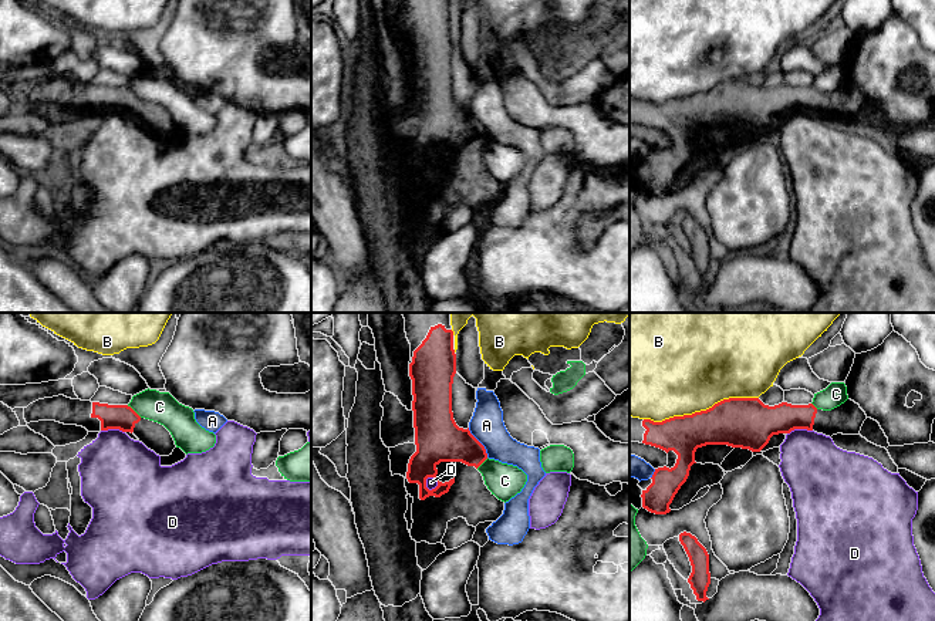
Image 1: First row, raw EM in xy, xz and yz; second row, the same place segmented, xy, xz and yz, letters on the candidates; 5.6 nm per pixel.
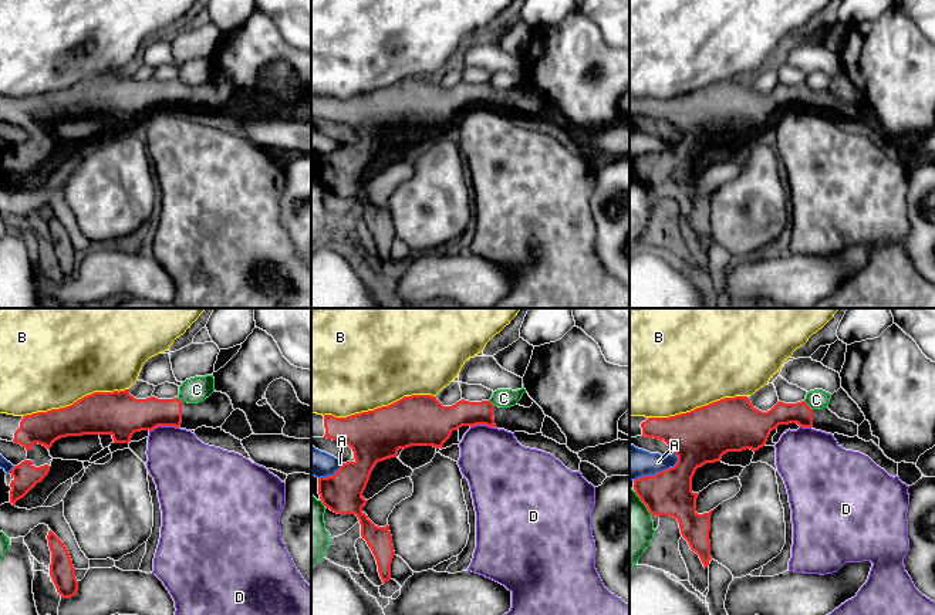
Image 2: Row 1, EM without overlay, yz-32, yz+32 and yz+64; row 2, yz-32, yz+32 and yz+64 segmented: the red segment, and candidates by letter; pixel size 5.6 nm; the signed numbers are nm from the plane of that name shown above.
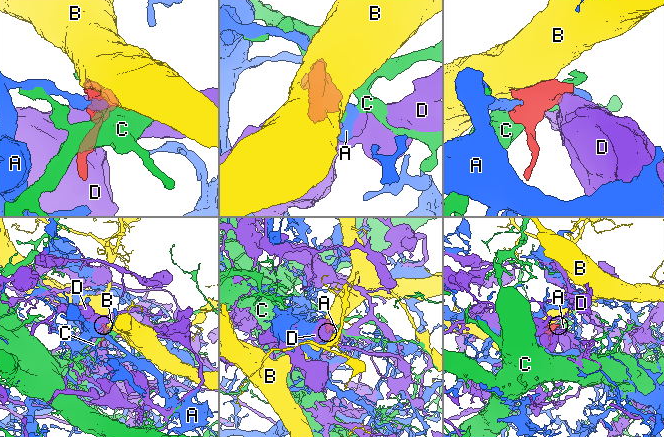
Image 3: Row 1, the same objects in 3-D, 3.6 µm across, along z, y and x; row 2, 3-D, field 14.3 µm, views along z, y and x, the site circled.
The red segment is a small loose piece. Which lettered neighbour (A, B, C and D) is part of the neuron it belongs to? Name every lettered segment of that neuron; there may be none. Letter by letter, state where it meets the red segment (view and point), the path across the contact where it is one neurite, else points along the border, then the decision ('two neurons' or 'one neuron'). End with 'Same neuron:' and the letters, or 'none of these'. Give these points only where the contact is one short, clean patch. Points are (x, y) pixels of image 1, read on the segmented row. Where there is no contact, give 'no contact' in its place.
A: meets red in xz at (479, 442); two neurons
B: meets red in yz at (701, 411); two neurons
C: meets red in xy at (132, 409); two neurons
D: meets red in xz at (425, 481); border along xz (435, 476), (427, 479), (429, 490); two neurons
Same neuron: none of these

